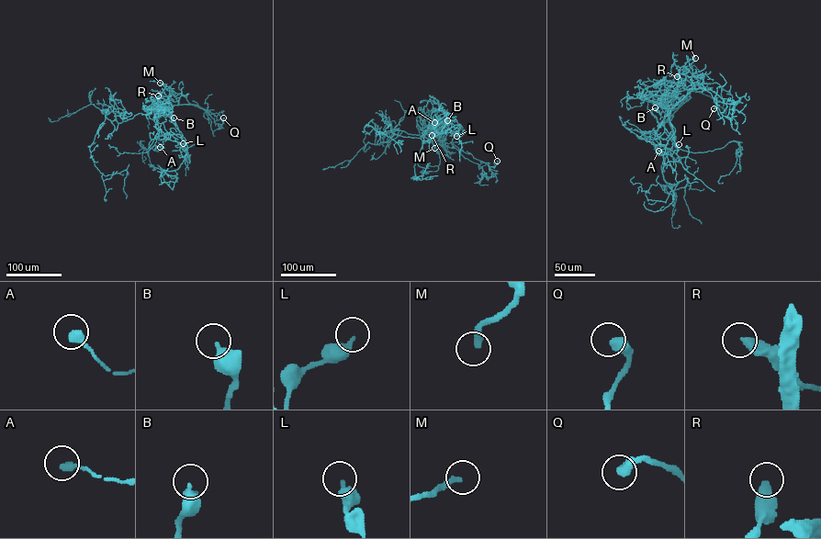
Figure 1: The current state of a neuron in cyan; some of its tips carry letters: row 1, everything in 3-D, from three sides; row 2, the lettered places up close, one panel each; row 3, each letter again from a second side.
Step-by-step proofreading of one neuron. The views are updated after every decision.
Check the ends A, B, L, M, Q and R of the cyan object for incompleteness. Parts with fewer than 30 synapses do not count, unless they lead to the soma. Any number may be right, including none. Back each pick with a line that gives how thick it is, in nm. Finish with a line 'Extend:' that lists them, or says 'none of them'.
Extend: none of them

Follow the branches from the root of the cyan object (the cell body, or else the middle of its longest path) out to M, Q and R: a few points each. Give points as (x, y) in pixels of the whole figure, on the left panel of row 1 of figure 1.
M: (141, 114), (148, 114), (152, 109), (158, 113), (158, 97), (166, 85), (160, 83)
Q: (141, 114), (190, 104), (201, 107), (215, 123), (222, 124), (223, 117)
R: (141, 114), (158, 109), (158, 95)

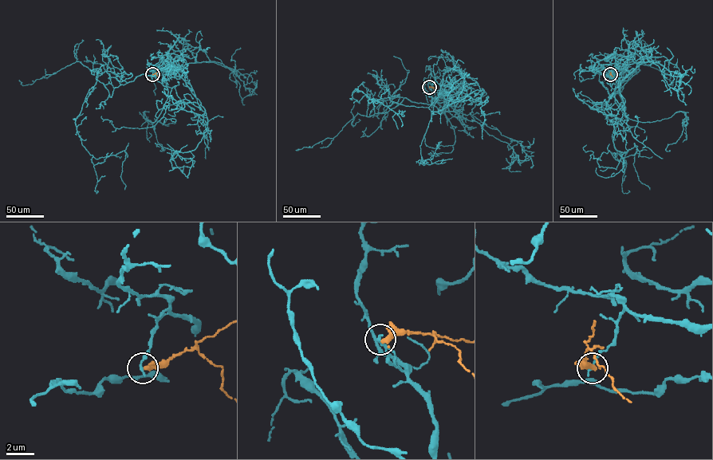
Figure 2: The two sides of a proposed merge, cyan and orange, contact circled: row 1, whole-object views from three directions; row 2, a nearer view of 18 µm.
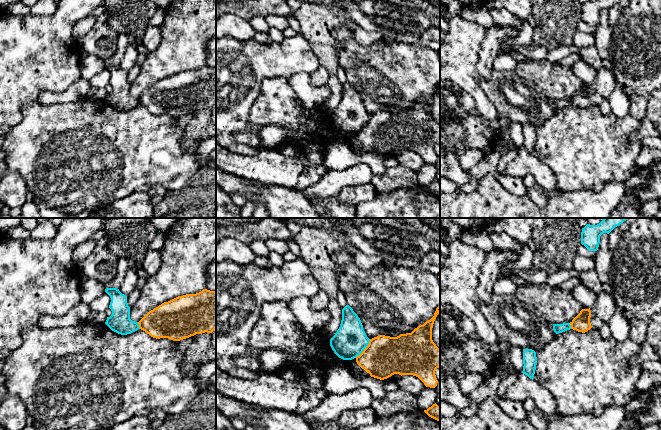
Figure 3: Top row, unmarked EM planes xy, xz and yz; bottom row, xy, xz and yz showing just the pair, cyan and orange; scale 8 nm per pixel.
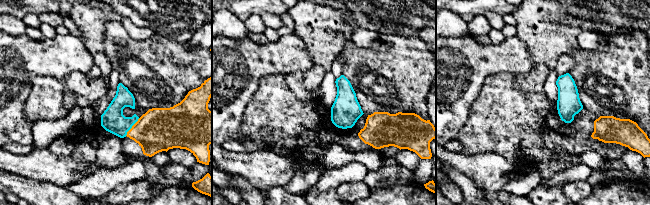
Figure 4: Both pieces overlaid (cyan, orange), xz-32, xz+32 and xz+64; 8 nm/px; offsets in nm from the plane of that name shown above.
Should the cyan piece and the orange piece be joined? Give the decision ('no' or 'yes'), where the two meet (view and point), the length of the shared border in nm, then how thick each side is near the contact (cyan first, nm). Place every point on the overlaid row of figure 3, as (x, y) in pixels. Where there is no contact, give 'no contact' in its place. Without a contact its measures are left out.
no; contact xz (364, 348); length 200 nm; calibres 260 and 320 nm

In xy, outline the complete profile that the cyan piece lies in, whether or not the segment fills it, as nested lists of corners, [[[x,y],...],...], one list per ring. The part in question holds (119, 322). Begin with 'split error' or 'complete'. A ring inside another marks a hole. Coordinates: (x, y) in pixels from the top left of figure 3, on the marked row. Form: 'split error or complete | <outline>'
complete | [[[107,288],[105,292],[110,296],[109,308],[112,315],[107,317],[105,324],[114,332],[127,335],[137,331],[138,322],[130,319],[130,307],[127,303],[127,296],[122,294],[117,288]]]

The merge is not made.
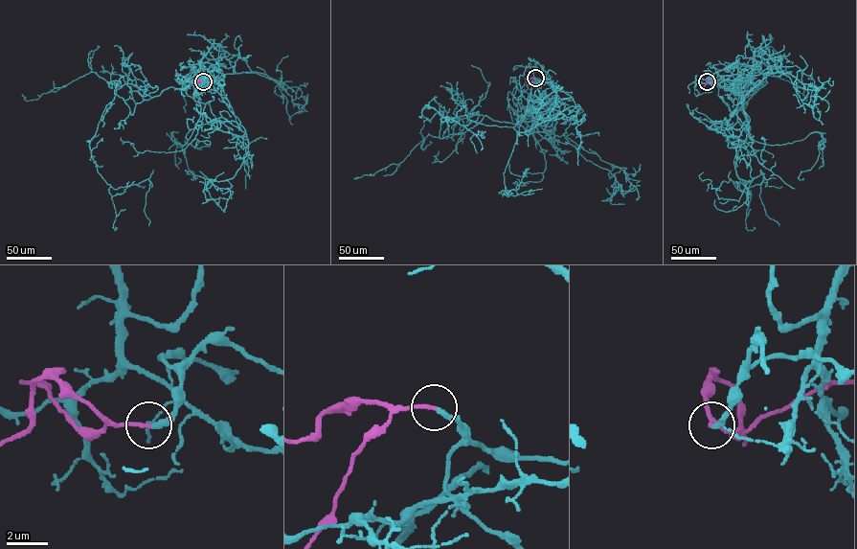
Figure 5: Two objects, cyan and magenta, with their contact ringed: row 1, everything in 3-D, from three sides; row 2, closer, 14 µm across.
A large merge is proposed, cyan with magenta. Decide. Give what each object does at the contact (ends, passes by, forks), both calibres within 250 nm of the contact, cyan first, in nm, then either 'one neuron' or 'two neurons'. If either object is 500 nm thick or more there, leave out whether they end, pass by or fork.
cyan ends there; magenta ends there; 280 nm thick on the cyan side, 190 nm on the other; one neuron

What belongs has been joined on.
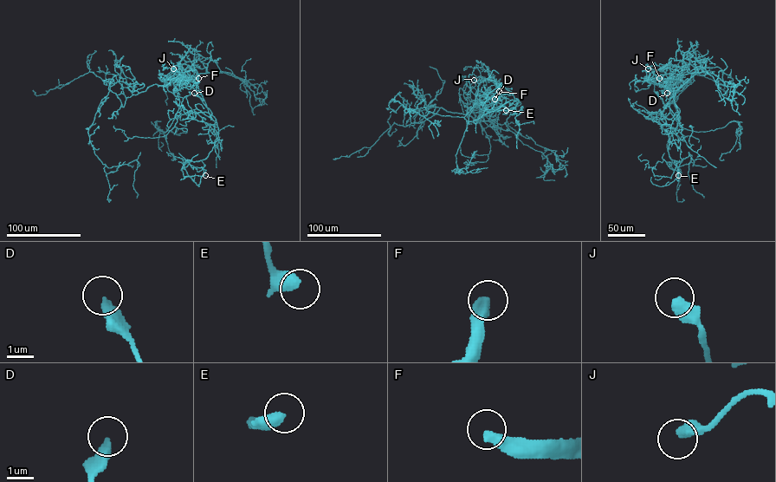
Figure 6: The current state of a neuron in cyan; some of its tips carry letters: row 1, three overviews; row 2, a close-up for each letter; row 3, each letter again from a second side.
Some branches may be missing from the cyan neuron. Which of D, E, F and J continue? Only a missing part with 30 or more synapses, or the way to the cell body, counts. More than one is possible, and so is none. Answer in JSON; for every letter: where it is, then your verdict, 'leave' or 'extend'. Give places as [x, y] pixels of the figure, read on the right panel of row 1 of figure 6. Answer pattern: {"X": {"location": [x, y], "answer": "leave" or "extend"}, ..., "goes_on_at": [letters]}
{"D": {"location": [667, 93], "answer": "leave"}, "E": {"location": [678, 175], "answer": "leave"}, "F": {"location": [659, 78], "answer": "extend"}, "J": {"location": [648, 68], "answer": "leave"}, "goes_on_at": ["F"]}

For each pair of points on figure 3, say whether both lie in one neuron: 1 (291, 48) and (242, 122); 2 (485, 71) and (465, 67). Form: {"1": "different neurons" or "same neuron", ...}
{"1": "same neuron", "2": "different neurons"}

